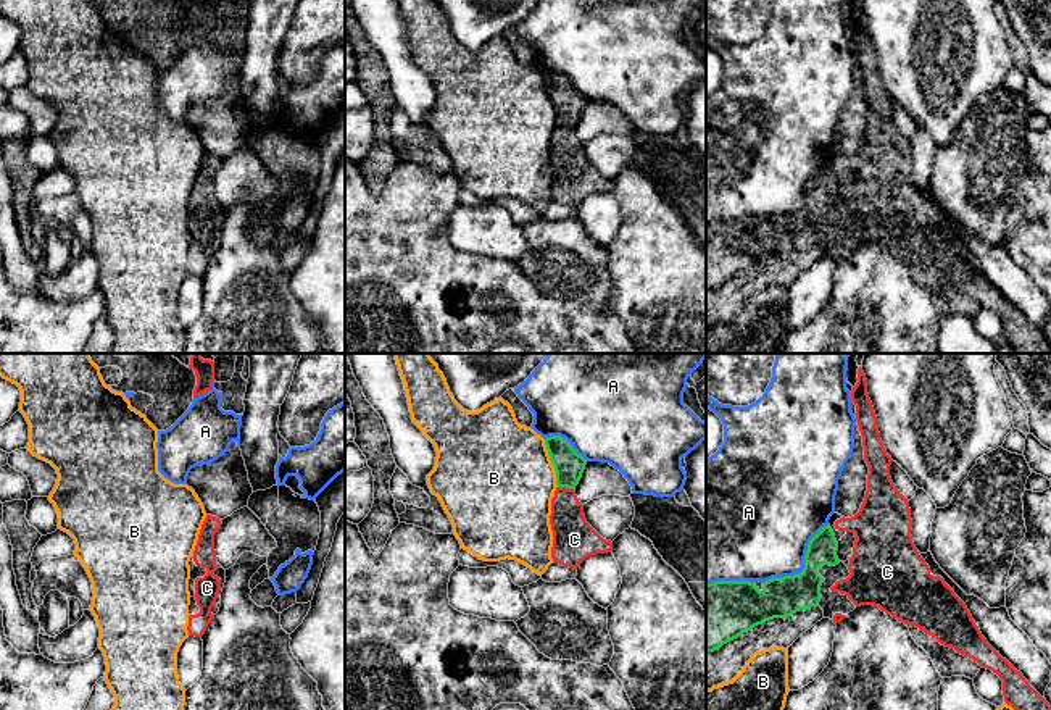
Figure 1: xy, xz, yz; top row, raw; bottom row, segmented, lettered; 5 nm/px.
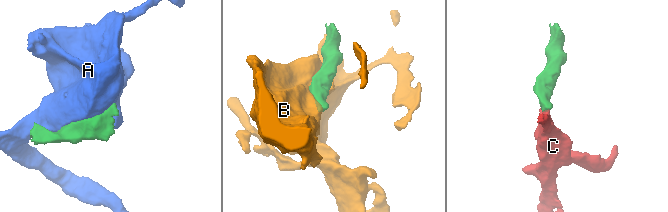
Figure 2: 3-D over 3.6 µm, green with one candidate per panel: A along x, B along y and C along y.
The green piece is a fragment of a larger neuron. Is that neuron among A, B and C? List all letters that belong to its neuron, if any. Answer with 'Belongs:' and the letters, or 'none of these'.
Belongs: C

